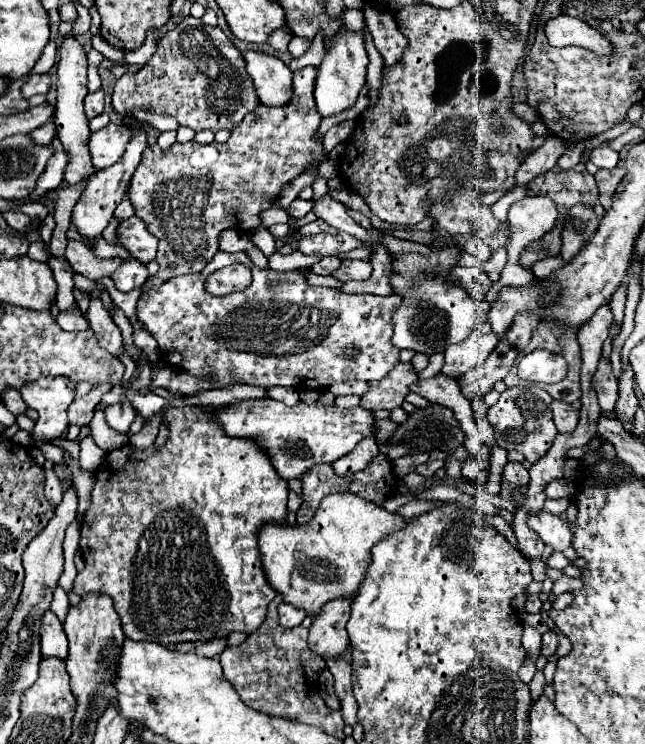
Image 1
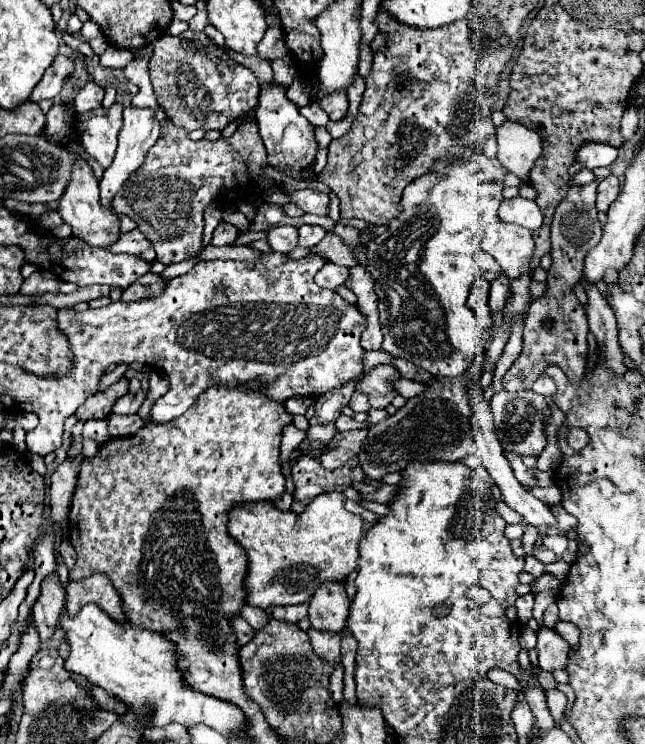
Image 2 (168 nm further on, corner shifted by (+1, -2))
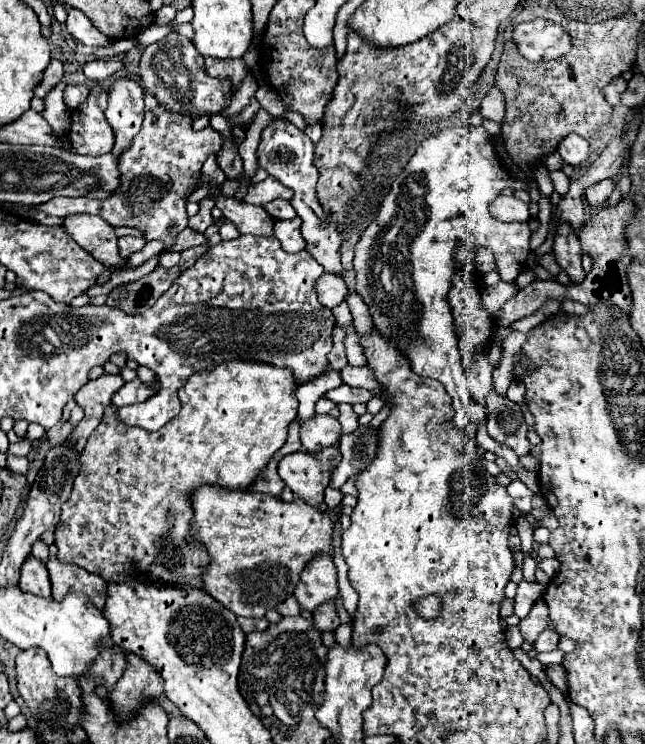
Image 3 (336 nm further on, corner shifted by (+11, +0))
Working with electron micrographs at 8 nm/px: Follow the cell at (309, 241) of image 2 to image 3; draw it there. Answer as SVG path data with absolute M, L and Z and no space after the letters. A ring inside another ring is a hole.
M295 217L291 221L275 221L275 237L281 241L283 249L289 253L297 253L305 249L305 239L301 235L301 219Z

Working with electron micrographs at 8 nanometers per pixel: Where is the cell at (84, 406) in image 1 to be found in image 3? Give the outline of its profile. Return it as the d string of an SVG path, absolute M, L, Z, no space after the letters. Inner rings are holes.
M101 375L99 379L95 381L89 381L85 383L77 395L75 395L75 401L79 407L83 407L85 411L85 417L83 421L75 427L75 431L69 435L67 439L67 447L71 447L75 453L83 451L85 443L87 443L87 437L97 429L97 425L101 423L103 419L103 411L107 405L111 405L111 395L123 387L123 379L121 375Z

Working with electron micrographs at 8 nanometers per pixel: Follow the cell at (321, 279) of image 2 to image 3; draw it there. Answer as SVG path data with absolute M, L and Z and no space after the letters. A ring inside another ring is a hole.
M323 273L321 279L317 279L317 283L315 283L315 291L319 295L319 301L325 307L333 309L335 305L339 305L345 299L347 285L345 285L341 275L327 275L327 273Z

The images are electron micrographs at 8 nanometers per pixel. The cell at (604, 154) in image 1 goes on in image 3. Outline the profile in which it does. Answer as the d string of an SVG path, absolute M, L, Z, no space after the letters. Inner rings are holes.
M571 133L571 135L567 135L561 141L561 145L557 147L557 151L559 151L559 155L563 157L565 163L569 163L573 167L579 167L579 165L587 163L587 159L591 155L591 145L583 137Z

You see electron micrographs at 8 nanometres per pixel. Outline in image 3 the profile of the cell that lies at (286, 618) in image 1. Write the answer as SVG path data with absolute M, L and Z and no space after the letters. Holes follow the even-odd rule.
M289 597L287 601L283 601L283 603L279 603L277 607L275 607L275 611L279 613L279 615L299 615L299 603L297 603L297 599L295 597Z

